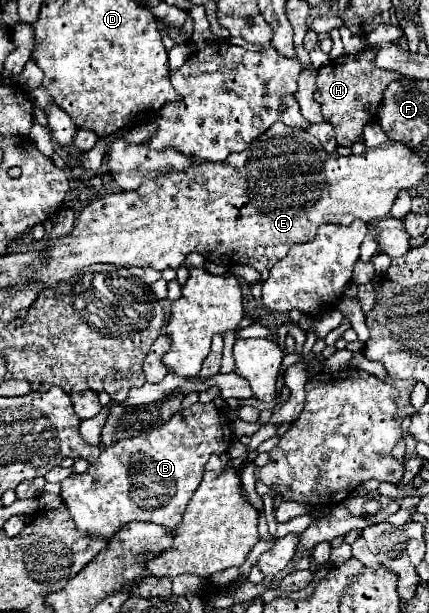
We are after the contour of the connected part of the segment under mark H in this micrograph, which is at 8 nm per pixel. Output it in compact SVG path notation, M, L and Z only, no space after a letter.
M365 47L359 53L345 53L329 61L317 73L317 89L315 101L321 105L323 117L335 127L337 143L343 147L351 147L357 141L363 141L363 127L377 119L377 109L383 101L383 93L391 81L403 79L395 71L387 71L377 67L375 55L377 47Z

